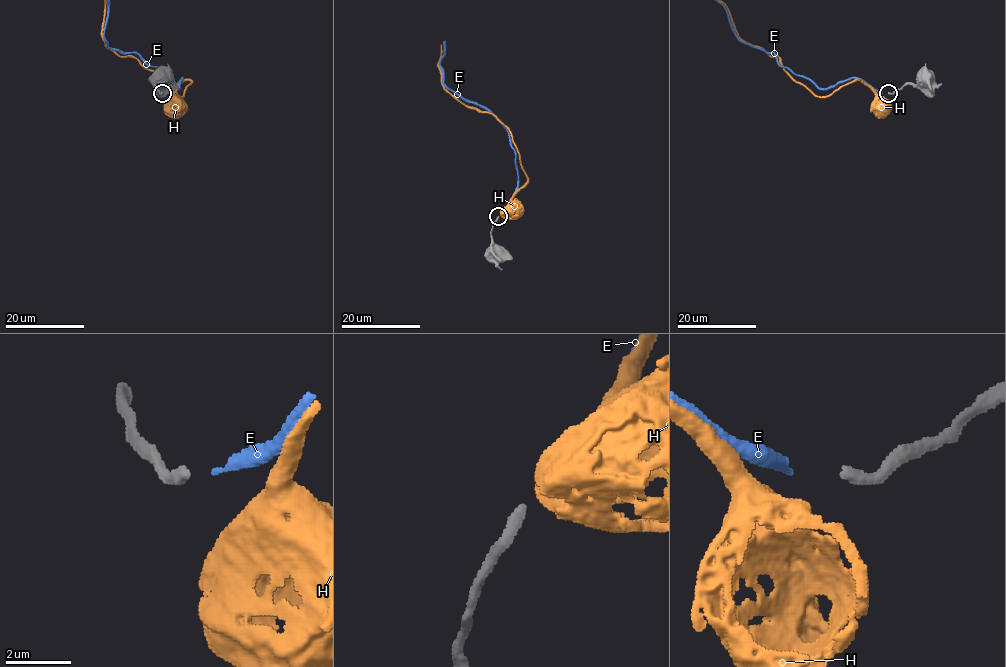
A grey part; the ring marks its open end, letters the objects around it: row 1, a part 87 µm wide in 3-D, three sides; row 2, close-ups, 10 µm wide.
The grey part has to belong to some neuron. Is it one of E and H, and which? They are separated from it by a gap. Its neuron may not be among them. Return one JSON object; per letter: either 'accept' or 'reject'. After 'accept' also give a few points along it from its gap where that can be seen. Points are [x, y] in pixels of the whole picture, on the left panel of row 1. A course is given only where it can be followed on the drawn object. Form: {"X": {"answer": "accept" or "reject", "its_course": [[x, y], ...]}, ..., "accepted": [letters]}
{"E": {"answer": "accept"}, "H": {"answer": "reject"}, "accepted": ["E"]}

